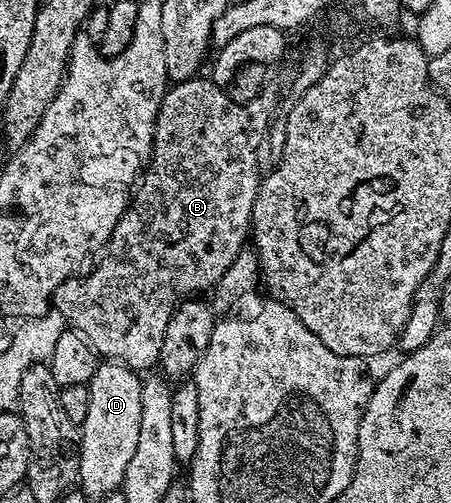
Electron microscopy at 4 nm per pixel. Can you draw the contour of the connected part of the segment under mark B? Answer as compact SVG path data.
M196 77L176 82L168 86L163 94L163 100L159 105L159 112L155 118L155 132L153 132L153 145L151 146L151 162L147 164L137 186L131 196L131 202L127 204L127 211L117 221L109 241L104 245L101 254L94 260L90 268L91 275L80 273L66 281L57 288L53 296L54 310L61 313L64 324L70 325L79 331L89 341L89 345L95 350L96 355L107 361L118 361L131 368L136 373L146 372L154 368L159 361L161 353L161 341L165 341L165 325L169 325L169 317L174 313L176 307L188 297L198 296L199 291L206 287L214 288L219 278L233 265L240 251L244 250L248 242L251 229L251 214L253 213L253 201L259 192L261 182L261 170L259 171L259 146L264 146L269 134L269 124L273 116L270 115L270 94L264 93L251 103L235 103L227 96L226 90L212 83L210 78Z

